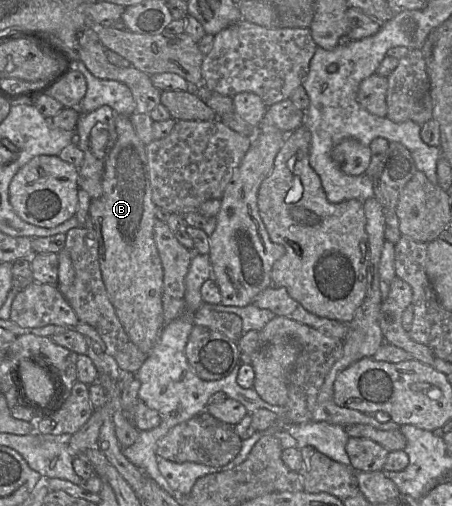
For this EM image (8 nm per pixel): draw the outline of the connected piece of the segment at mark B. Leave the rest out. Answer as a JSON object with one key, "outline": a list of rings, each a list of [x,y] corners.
{"outline":[[[128,116],[115,117],[116,141],[104,164],[102,194],[91,199],[88,214],[99,243],[99,263],[106,290],[130,340],[149,354],[165,326],[163,268],[154,240],[156,205],[152,200],[145,144]]]}

